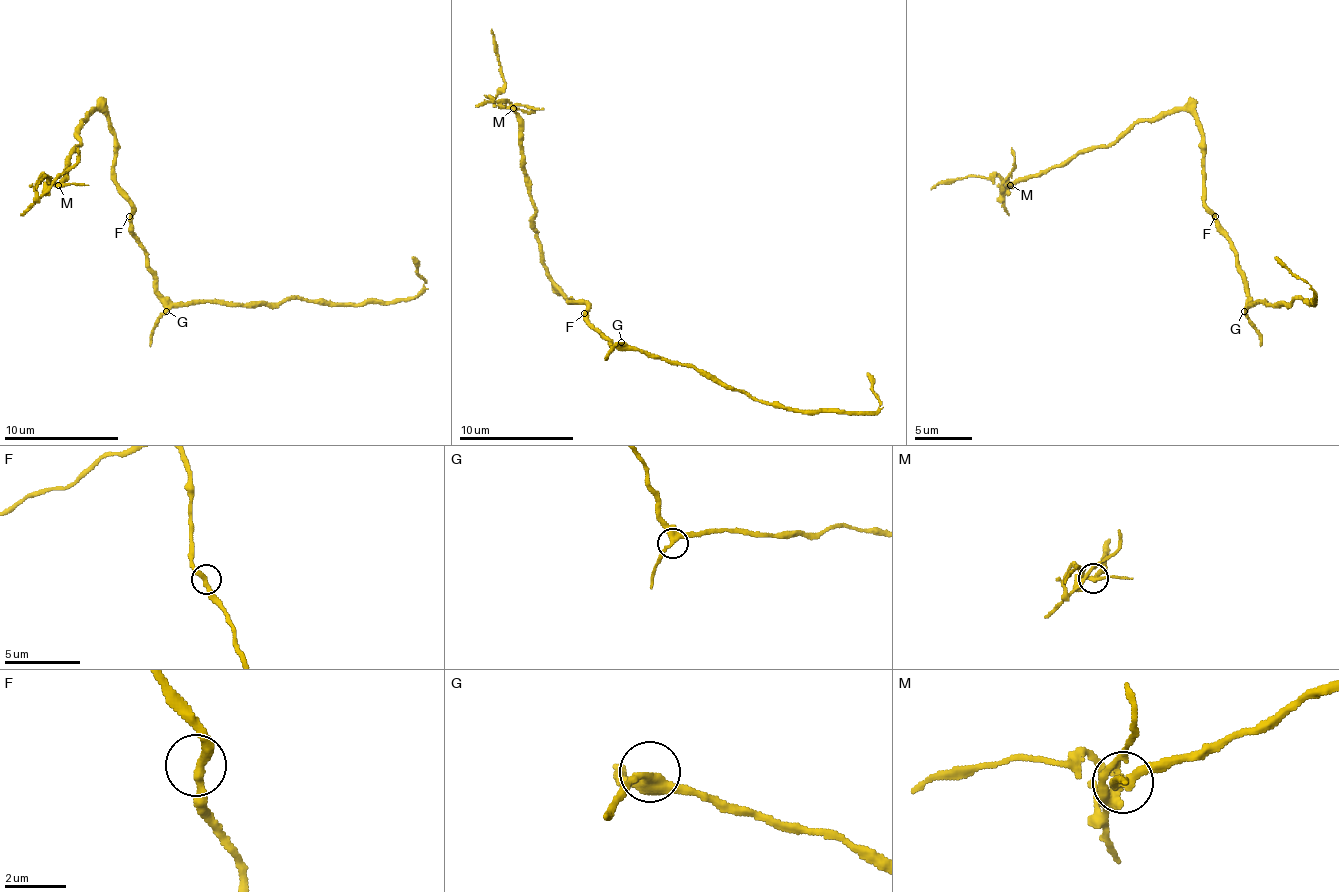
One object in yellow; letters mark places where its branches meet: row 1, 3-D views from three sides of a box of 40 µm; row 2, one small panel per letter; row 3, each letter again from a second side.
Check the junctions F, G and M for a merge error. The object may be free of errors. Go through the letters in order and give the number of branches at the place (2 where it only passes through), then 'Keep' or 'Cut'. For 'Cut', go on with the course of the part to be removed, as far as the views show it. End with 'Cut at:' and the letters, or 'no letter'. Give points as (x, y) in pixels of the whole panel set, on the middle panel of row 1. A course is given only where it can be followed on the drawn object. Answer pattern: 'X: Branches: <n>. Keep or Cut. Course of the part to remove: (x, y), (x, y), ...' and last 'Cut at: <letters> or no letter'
F: Branches: 2. Keep
G: Branches: 3. Keep
M: Branches: 3. Cut. Course of the part to remove: (512, 109), (501, 109), (495, 103), (503, 86), (492, 28)
Cut at: M

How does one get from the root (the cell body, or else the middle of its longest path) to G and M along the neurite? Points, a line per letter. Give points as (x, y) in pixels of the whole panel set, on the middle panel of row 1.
G: (587, 310), (587, 319), (613, 345), (621, 342)
M: (587, 310), (581, 301), (570, 301), (555, 287), (544, 264), (529, 178), (521, 157), (521, 123), (512, 109)

